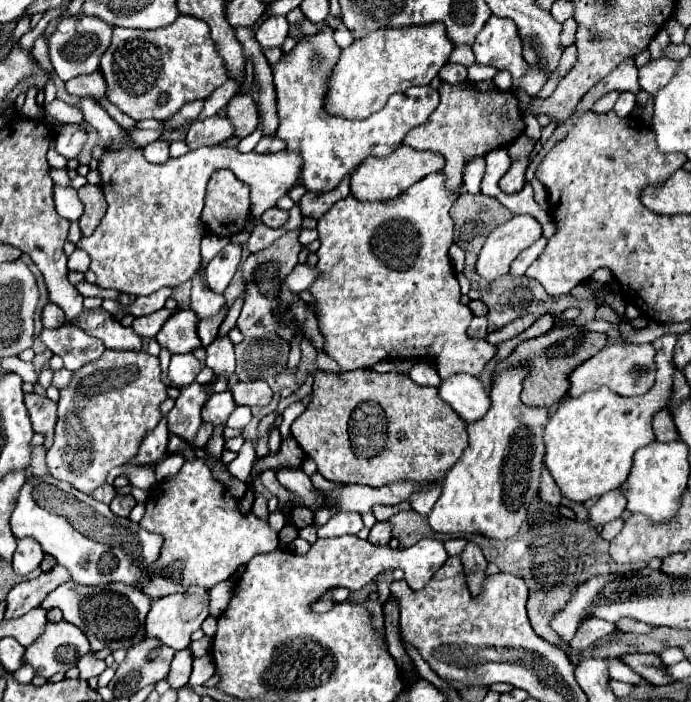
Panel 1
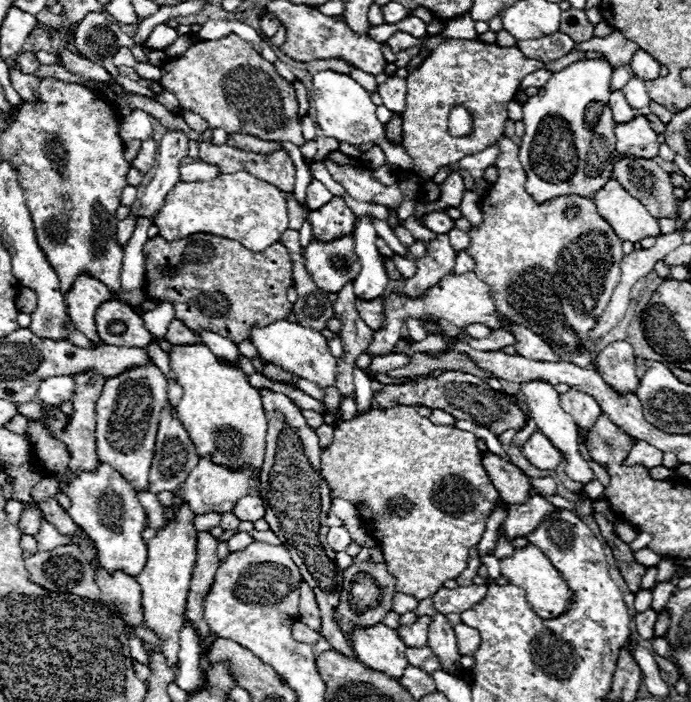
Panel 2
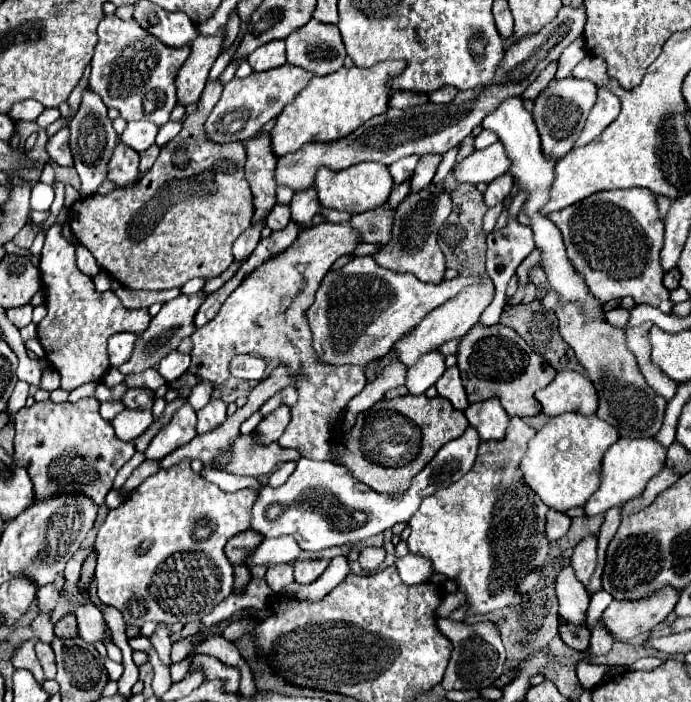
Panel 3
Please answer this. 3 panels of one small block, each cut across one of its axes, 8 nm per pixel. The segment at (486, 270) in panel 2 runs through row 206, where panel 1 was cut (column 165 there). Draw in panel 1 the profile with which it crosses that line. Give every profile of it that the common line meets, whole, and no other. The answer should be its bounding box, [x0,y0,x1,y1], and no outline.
[140,460,278,600]

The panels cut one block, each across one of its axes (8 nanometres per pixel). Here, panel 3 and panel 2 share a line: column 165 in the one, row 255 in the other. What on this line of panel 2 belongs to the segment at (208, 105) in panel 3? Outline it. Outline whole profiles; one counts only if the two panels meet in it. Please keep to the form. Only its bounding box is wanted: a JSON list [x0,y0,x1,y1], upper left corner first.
[144,234,292,342]

